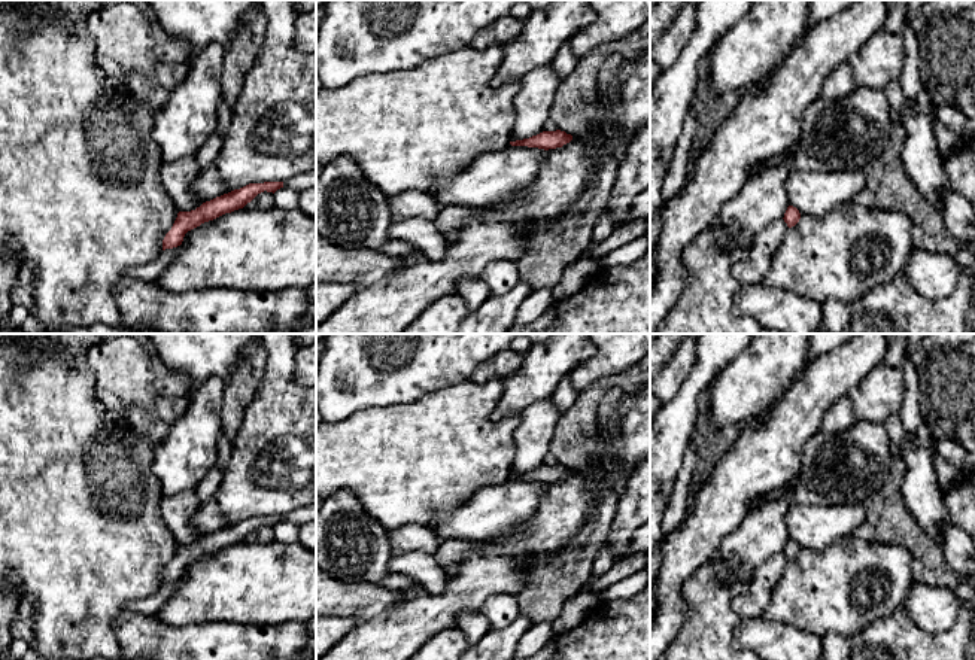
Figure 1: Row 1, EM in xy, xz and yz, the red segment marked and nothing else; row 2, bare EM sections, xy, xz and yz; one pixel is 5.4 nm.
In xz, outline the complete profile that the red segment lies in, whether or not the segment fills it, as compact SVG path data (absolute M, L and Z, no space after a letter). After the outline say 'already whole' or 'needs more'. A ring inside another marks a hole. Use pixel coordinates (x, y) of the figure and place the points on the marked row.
M556 130L556 131L543 131L529 139L510 142L510 145L511 146L538 147L538 149L549 150L549 149L562 147L564 145L569 143L571 140L572 140L571 134Z; already whole

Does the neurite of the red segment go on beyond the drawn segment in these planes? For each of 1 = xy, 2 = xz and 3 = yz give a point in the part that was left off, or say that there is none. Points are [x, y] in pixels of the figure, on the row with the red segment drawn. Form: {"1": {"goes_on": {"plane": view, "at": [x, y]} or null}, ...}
{"1": {"goes_on": null}, "2": {"goes_on": null}, "3": {"goes_on": null}}

